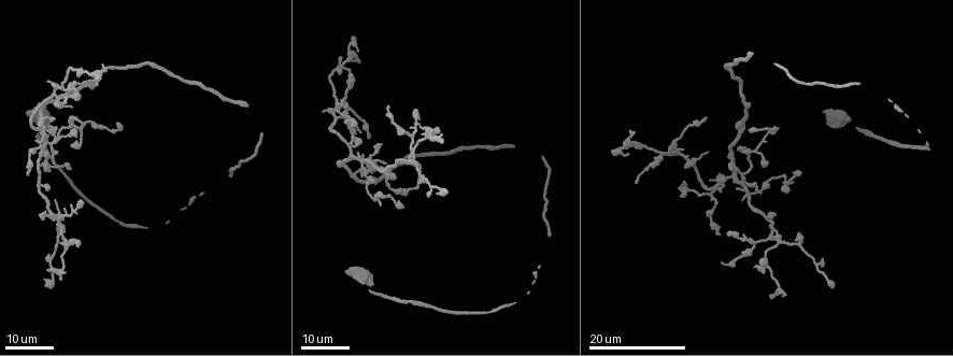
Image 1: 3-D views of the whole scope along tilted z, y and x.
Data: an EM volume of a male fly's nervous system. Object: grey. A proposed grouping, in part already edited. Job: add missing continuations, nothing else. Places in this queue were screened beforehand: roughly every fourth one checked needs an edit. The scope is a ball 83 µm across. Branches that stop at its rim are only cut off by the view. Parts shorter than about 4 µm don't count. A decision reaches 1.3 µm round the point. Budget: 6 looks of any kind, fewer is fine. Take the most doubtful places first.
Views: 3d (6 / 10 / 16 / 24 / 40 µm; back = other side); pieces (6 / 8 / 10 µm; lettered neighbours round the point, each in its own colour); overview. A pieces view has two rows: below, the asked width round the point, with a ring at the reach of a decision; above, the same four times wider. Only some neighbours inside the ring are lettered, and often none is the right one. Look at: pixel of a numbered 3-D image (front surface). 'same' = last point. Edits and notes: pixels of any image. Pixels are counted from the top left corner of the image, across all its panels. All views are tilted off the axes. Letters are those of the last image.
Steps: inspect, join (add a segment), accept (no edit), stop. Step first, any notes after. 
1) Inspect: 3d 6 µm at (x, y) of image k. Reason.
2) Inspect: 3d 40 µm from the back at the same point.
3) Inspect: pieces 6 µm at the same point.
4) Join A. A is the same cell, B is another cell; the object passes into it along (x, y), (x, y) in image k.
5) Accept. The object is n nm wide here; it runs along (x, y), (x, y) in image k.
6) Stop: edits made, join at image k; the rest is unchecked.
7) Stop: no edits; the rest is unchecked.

Inspect: 3d 16 µm at (400, 208) of image 1. Branch stops here.

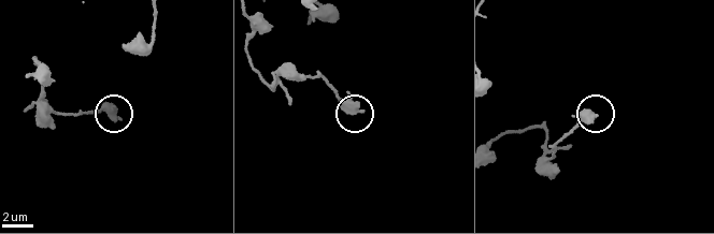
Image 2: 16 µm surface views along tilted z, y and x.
Inspect: pieces 10 µm at (119, 119) of image 2.

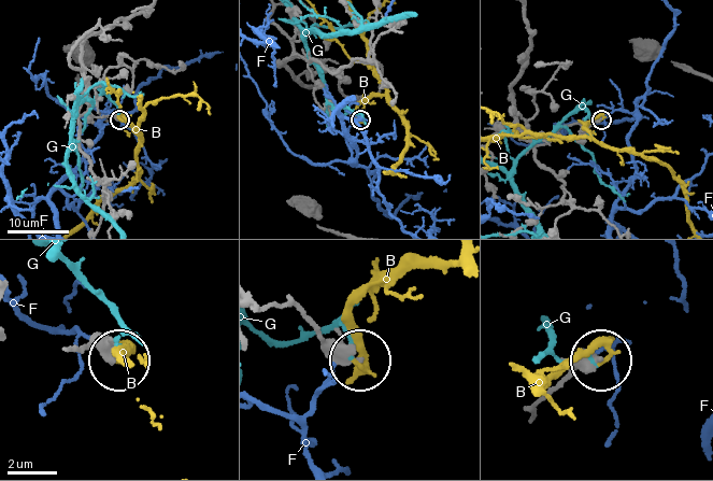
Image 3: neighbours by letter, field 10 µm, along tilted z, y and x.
Accept. The object is 350 nm wide here; B, F and G are other cells; it runs along (532, 413), (580, 365), (600, 358) in image 3; none of them fits.

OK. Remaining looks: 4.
Inspect: 3d 16 µm at (636, 183) of image 1. Tapers out.

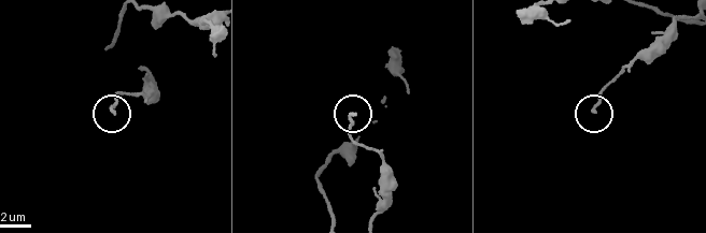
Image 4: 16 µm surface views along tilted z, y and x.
Inspect: pieces 10 µm at (112, 110) of image 4.

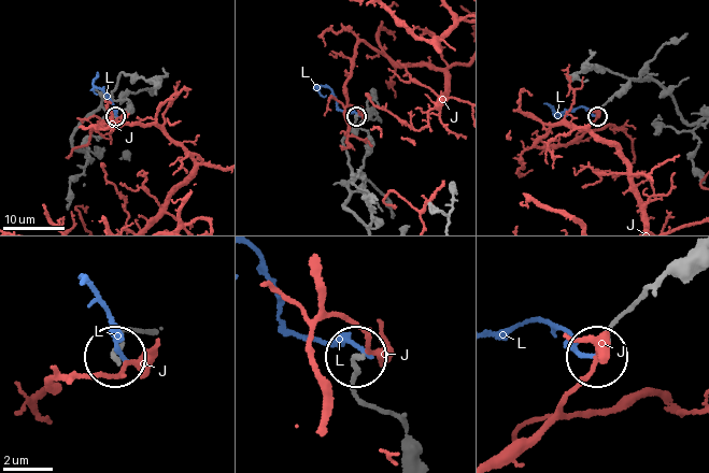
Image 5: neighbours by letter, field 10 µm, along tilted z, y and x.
Accept. J and L are other cells; it runs along (400, 427), (392, 413), (360, 399), (356, 356) in image 5; no lettered segment goes on from it.

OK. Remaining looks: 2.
Inspect: 3d 16 µm at (791, 184) of image 1. An open end.

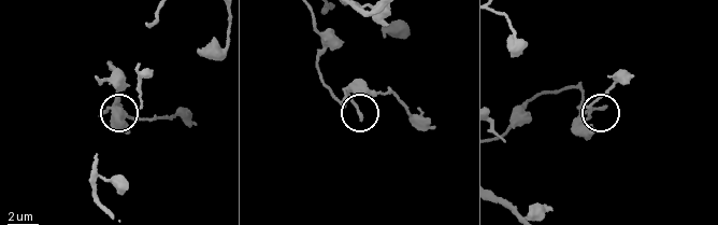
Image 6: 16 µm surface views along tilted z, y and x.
Inspect: pieces 8 µm at (358, 118) of image 6.

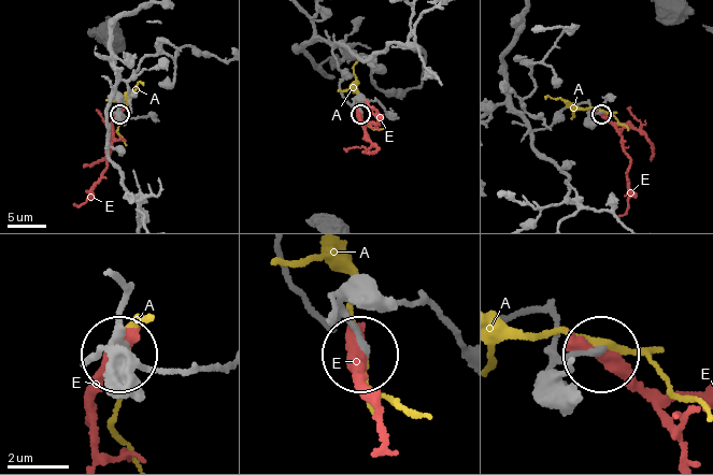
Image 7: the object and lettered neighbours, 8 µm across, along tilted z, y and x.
Accept. The object is 180 nm wide here; A and E are other cells; it runs along (290, 283), (322, 322), (345, 320), (364, 355) in image 7; none of them fits.

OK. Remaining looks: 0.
Stop: no edits; the rest is unchecked.

